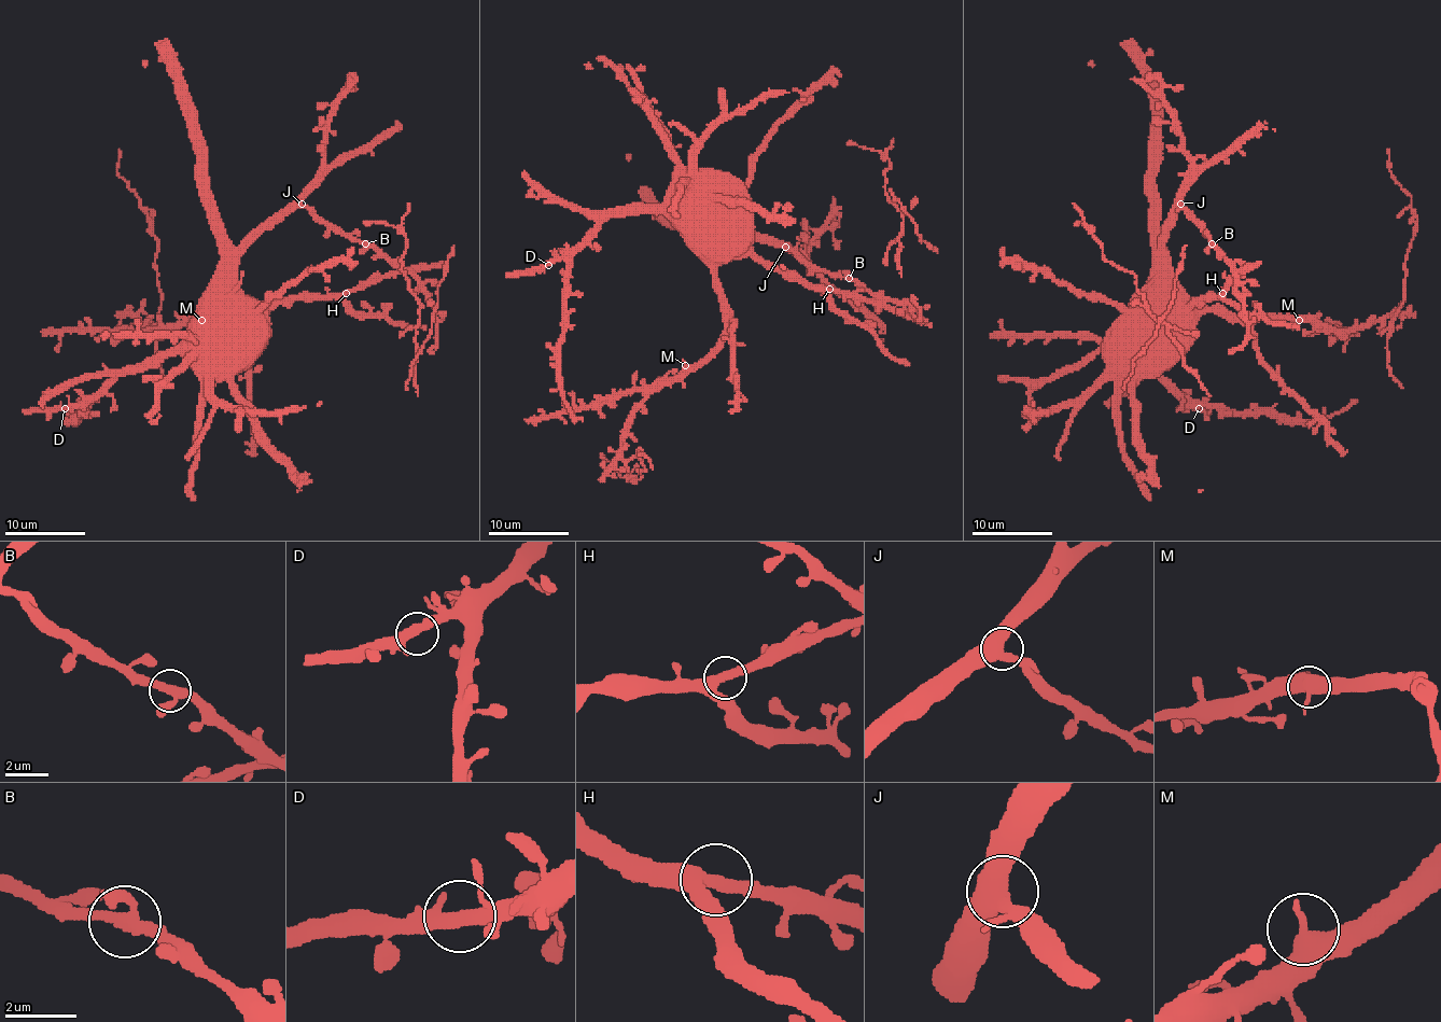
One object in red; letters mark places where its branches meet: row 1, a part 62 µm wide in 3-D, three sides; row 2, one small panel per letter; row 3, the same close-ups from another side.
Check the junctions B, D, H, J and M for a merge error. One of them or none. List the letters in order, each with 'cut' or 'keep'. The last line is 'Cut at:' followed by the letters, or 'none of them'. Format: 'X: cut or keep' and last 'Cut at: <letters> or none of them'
B: keep
D: keep
H: keep
J: keep
M: keep
Cut at: none of them

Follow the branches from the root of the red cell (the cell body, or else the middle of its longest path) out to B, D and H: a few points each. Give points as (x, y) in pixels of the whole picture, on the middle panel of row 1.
B: (707, 193), (702, 186), (714, 197), (714, 219), (723, 225), (765, 235), (835, 277), (849, 279)
D: (707, 193), (683, 212), (681, 228), (662, 212), (613, 214), (576, 247), (548, 265)
H: (707, 193), (711, 186), (716, 188), (743, 214), (751, 249), (758, 256), (793, 270), (813, 284), (829, 289)

